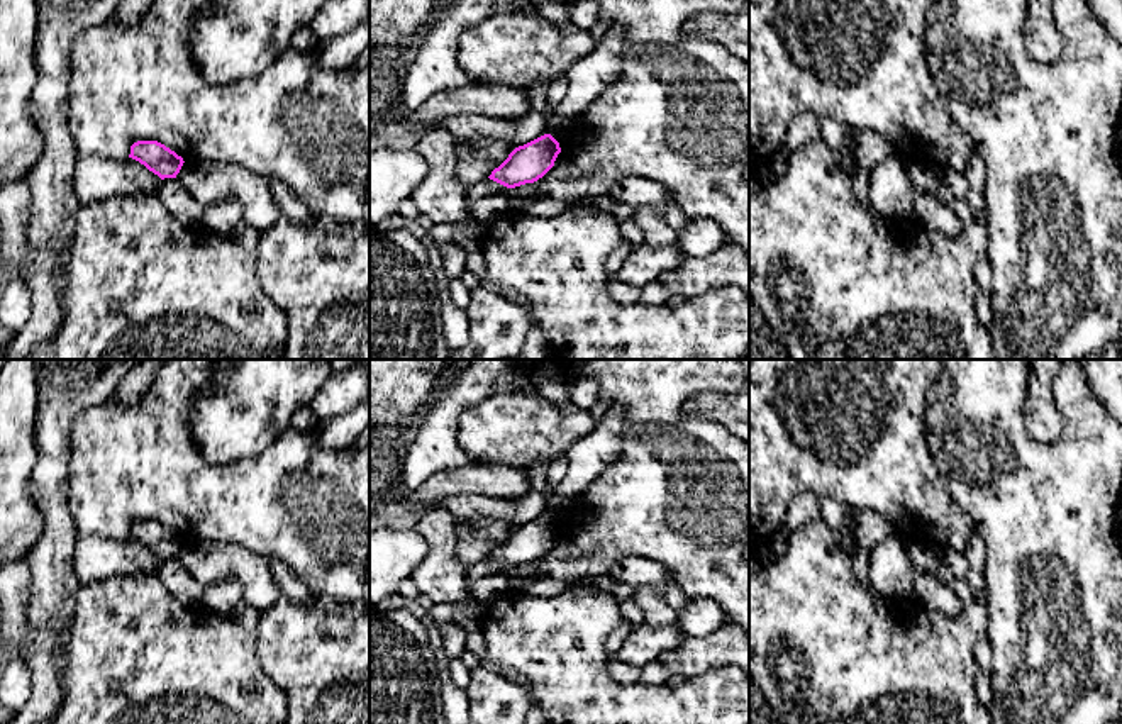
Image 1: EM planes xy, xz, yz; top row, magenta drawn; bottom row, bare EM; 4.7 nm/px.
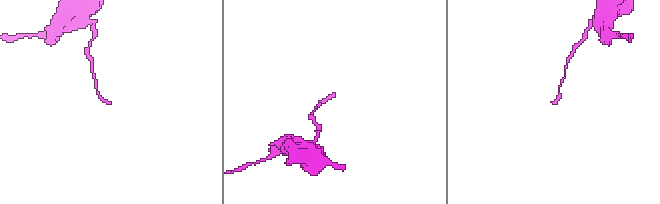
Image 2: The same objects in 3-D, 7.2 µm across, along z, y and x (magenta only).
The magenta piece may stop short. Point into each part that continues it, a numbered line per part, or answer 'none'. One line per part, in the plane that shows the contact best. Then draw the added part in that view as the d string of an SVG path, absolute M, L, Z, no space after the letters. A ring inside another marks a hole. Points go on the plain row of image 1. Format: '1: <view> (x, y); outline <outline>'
none

